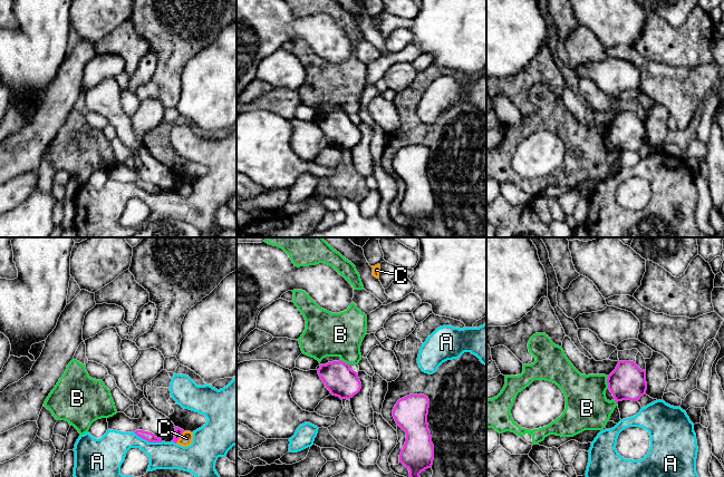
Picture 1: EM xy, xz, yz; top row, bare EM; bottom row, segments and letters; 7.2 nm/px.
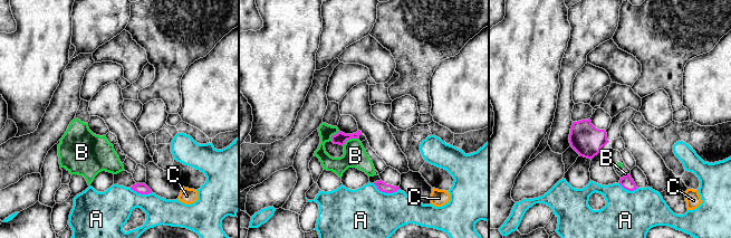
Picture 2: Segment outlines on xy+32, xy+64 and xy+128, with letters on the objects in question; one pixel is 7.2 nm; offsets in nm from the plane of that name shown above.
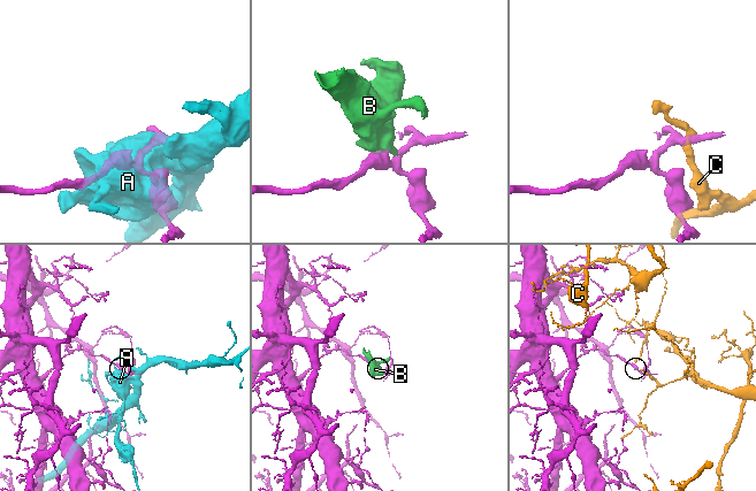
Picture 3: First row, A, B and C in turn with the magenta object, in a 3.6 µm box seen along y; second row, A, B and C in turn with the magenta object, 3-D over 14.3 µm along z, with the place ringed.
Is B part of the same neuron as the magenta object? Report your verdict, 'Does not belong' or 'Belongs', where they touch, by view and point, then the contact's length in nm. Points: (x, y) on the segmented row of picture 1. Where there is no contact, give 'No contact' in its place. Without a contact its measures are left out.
Does not belong. Touches magenta at yz (607, 382). Shared border 100 nm

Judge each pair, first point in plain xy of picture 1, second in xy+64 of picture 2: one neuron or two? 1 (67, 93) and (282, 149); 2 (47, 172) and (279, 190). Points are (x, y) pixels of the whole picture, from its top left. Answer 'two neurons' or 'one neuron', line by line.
1: one neuron
2: two neurons

